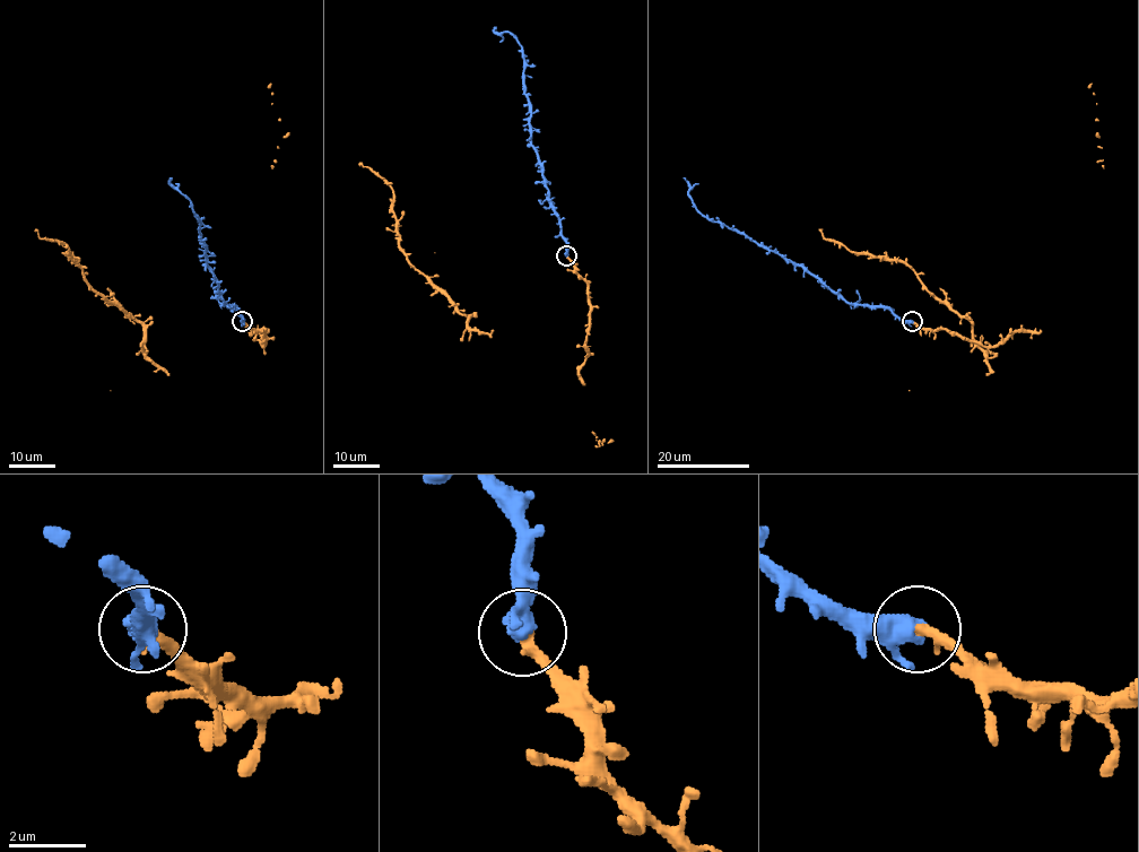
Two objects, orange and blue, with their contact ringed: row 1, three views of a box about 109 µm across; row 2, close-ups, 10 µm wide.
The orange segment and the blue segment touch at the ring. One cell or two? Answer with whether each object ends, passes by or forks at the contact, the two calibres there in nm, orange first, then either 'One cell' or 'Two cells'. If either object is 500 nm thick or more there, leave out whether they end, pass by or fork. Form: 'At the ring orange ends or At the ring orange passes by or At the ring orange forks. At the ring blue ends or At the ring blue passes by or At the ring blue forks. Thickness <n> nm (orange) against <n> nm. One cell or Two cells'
At the ring orange ends. At the ring blue passes by. Thickness 320 nm (orange) against 420 nm. One cell

